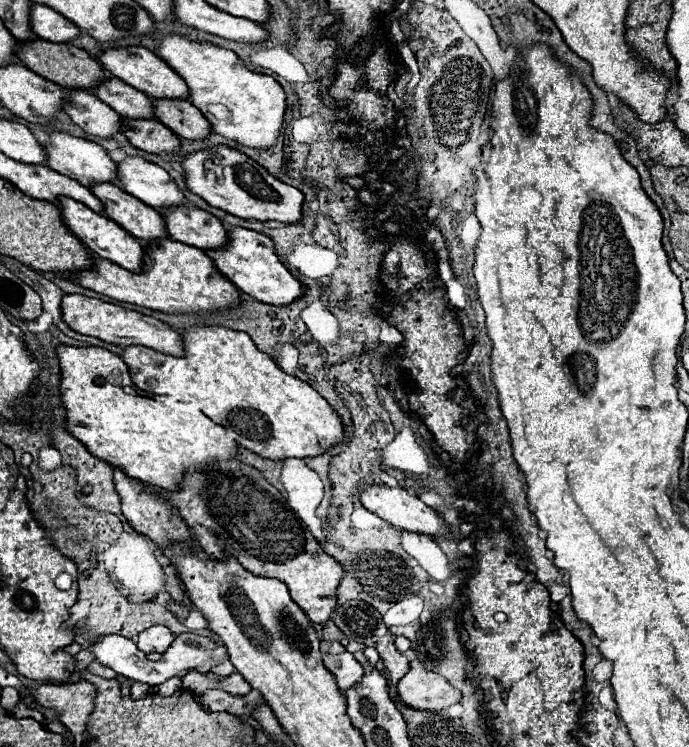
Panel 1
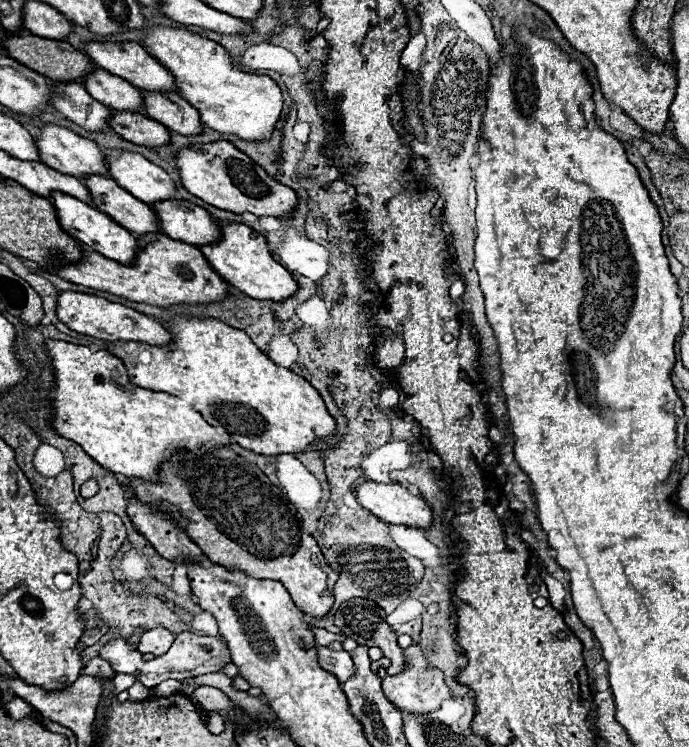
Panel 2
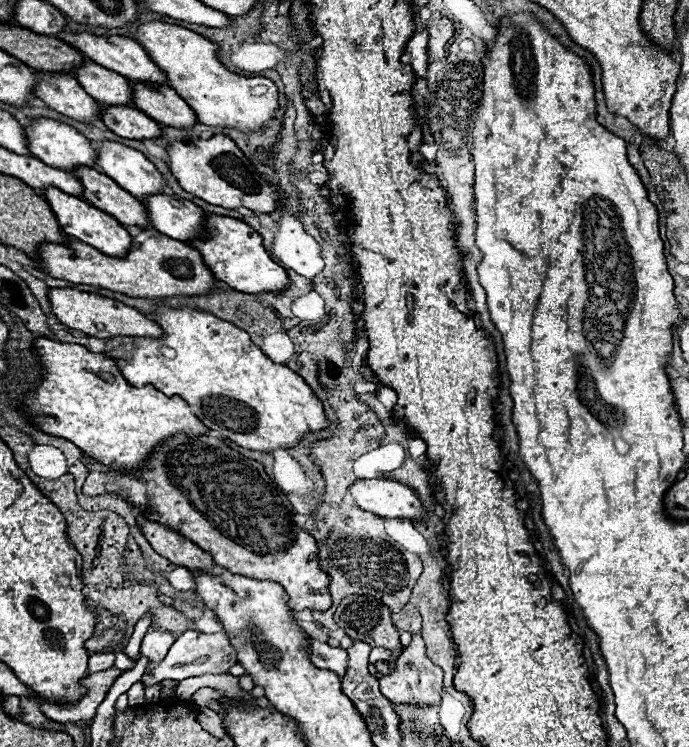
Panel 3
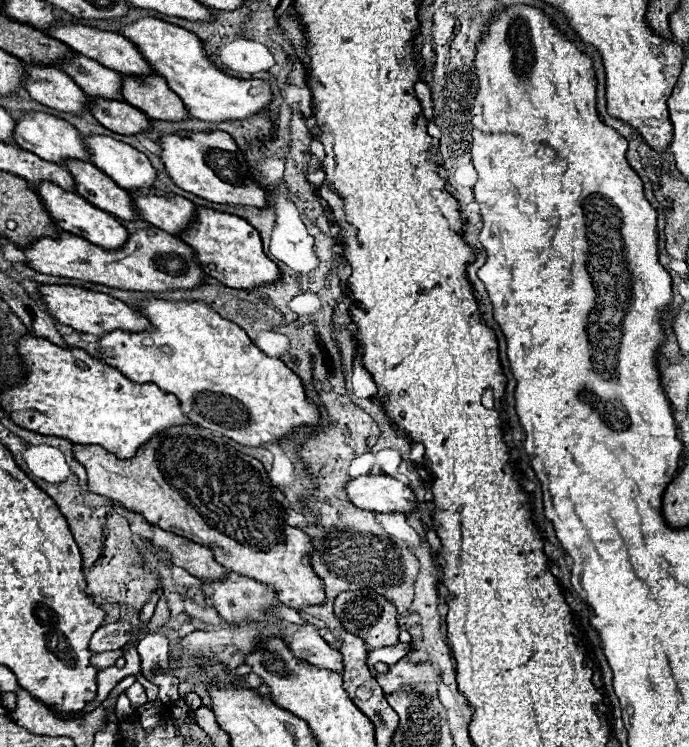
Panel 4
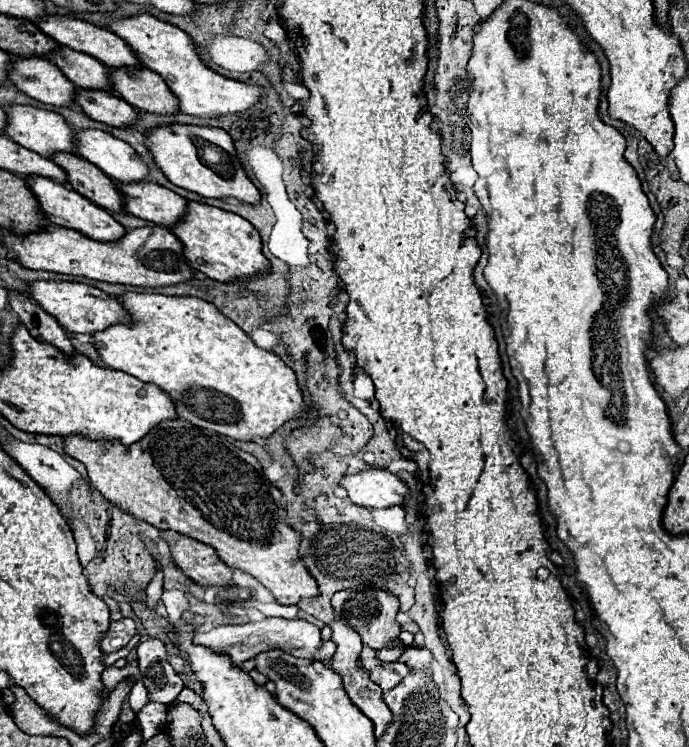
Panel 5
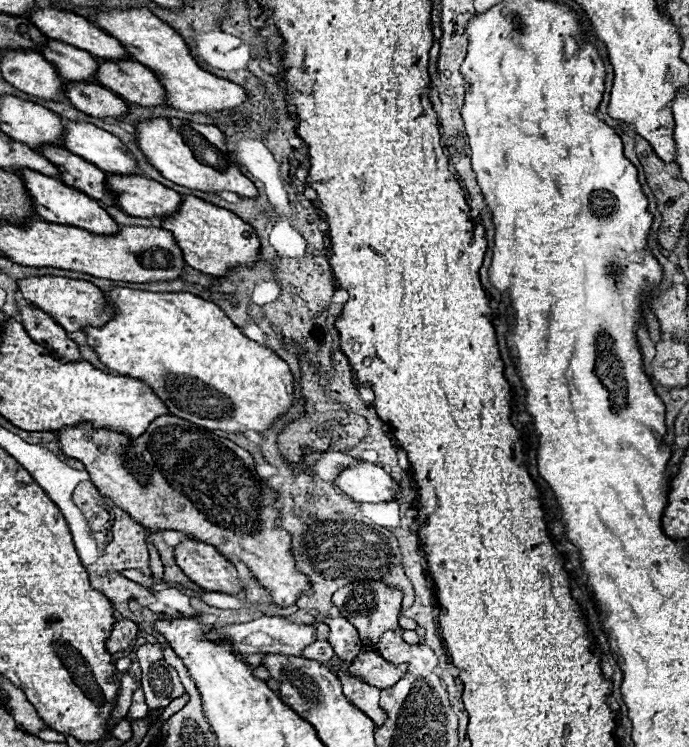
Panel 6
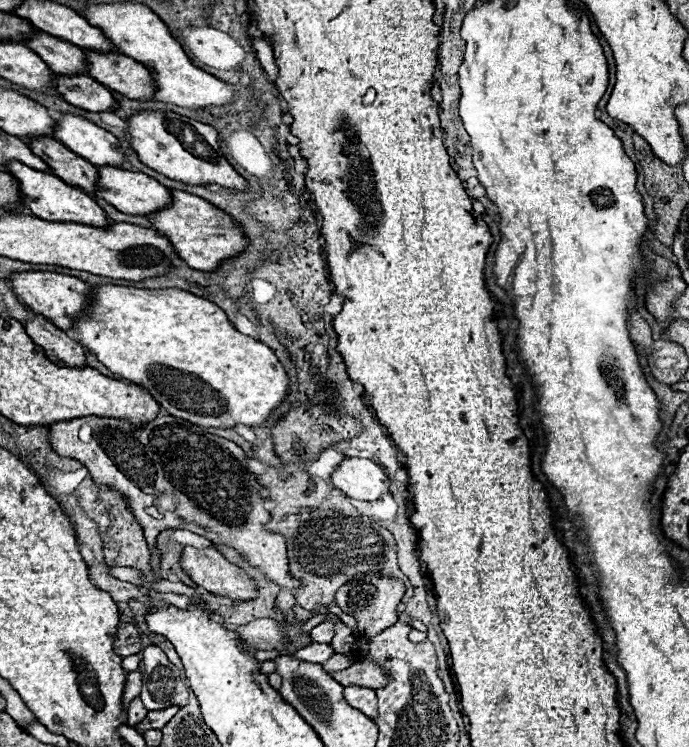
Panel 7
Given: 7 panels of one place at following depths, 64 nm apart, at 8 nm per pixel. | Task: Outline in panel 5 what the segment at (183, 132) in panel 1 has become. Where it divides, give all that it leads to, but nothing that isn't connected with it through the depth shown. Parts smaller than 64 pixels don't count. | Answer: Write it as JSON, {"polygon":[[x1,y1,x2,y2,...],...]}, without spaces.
{"polygon":[[108,68,112,74,112,86,114,90,122,96,122,100,126,100,128,104,146,110,150,114,178,114,180,108,176,108,176,96,172,96,172,92,168,92,168,86,164,84,164,80,160,80,160,76,156,76,156,72,148,72,148,68]]}

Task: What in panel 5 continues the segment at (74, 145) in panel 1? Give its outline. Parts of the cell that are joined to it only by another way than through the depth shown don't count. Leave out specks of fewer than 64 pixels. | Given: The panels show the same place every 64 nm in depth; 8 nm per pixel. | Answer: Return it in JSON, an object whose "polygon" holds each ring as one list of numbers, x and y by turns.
{"polygon":[[10,106,6,114,8,114,6,134,16,144,20,144,20,146,44,156,44,158,52,158,58,152,76,154,76,152,72,152,76,130,70,128,60,114,54,114,54,112,48,112,48,110,40,110,40,108,34,108,34,106]]}

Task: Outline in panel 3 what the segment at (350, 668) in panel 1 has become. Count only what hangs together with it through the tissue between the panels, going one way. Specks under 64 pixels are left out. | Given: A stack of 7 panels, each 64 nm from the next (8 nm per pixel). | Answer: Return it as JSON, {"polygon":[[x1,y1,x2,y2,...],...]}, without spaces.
{"polygon":[[312,640,310,642,310,652,312,652,312,662,316,668,324,668,330,672,336,672,340,678,346,674,348,666,348,654,342,648,332,648,324,642]]}

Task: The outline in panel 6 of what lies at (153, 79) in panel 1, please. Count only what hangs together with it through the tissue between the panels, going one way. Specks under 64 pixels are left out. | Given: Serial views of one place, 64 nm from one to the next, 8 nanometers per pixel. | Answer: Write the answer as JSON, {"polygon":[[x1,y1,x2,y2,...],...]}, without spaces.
{"polygon":[[38,8,30,14,30,20,48,38,56,38,58,42,86,50,102,60,124,60,128,56,128,52,124,52,124,46,120,46,118,40,112,40,108,32,96,28,86,18,76,16,72,12,56,8]]}

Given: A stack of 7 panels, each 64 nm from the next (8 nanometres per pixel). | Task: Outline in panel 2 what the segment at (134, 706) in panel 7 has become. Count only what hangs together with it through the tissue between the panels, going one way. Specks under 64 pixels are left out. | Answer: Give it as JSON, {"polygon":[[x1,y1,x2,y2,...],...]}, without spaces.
{"polygon":[[136,680,136,682,130,686,130,690,128,690,128,692,130,692,130,700,132,700,132,702,146,700,146,698,148,698,148,690,150,690,150,688,146,688,142,682]]}

